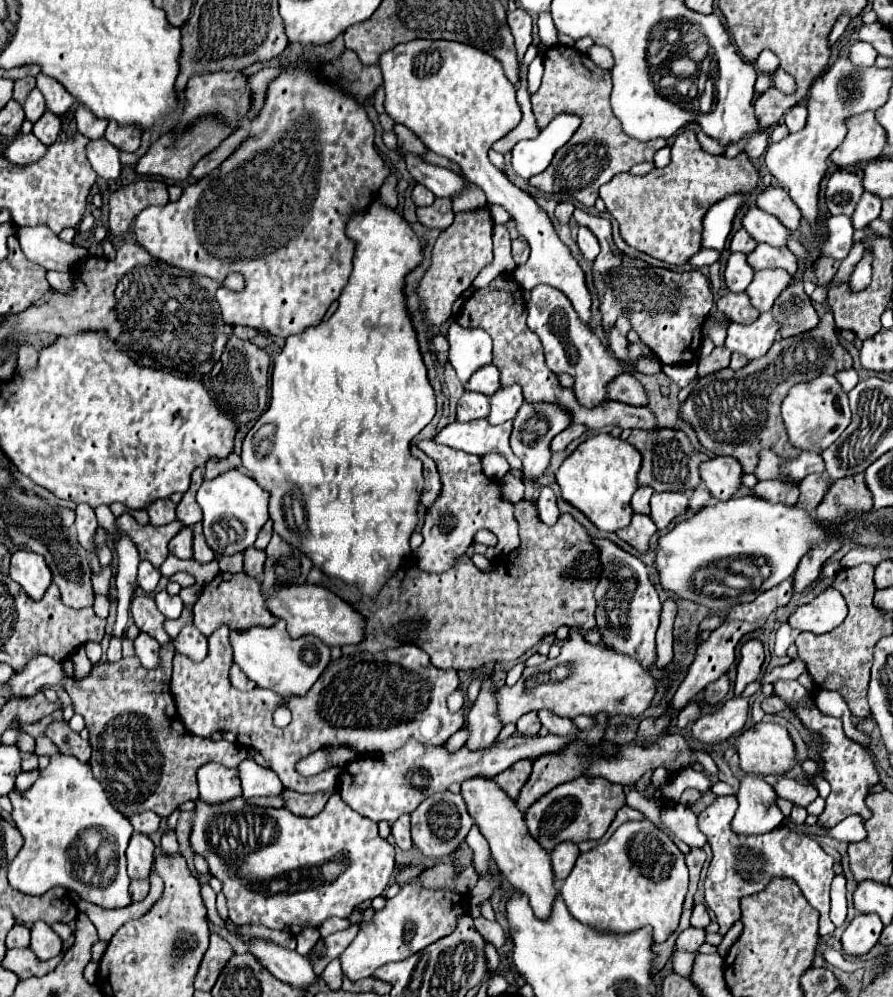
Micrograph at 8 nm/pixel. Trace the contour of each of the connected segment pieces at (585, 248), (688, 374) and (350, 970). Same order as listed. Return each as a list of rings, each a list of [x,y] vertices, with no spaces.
[[[579,227],[579,235],[577,235],[577,245],[583,253],[583,257],[587,261],[593,261],[597,255],[599,255],[599,241],[595,239],[595,235],[585,229],[585,227]]]
[[[695,359],[689,365],[663,365],[663,373],[671,377],[679,387],[687,387],[697,377],[698,359]]]
[[[411,863],[403,867],[395,883],[401,885],[399,893],[385,903],[381,911],[361,923],[361,929],[353,943],[341,953],[341,969],[343,975],[351,981],[359,981],[371,977],[375,969],[391,961],[403,961],[413,953],[425,949],[427,945],[435,943],[439,937],[449,935],[455,931],[459,917],[469,915],[469,899],[465,893],[451,891],[451,889],[425,889],[417,881],[417,877],[427,869],[425,863]]]

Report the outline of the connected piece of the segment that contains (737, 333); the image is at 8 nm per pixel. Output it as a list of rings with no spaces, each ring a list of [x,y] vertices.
[[[761,313],[757,321],[751,325],[731,323],[727,329],[725,347],[753,361],[753,359],[763,357],[769,351],[771,343],[775,341],[777,331],[779,331],[777,319],[771,313]]]

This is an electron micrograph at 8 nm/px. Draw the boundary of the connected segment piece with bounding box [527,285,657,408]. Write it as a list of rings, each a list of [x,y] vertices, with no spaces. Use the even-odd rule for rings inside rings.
[[[547,285],[533,287],[529,303],[527,303],[527,311],[529,311],[527,325],[541,339],[541,345],[545,349],[547,367],[553,373],[569,373],[575,379],[573,392],[578,401],[581,401],[579,403],[587,408],[593,408],[609,401],[606,385],[615,379],[615,375],[621,375],[627,371],[635,373],[635,361],[639,357],[649,355],[657,361],[657,355],[653,355],[653,351],[643,341],[629,343],[627,361],[613,357],[613,353],[607,349],[607,345],[593,331],[589,331],[583,323],[579,323],[579,317],[575,315],[571,301],[565,299],[565,295],[553,287],[547,287]]]

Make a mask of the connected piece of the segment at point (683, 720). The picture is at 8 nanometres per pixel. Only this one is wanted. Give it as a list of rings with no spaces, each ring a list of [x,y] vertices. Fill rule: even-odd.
[[[691,702],[686,706],[677,717],[677,727],[684,728],[689,721],[694,721],[700,718],[702,710],[699,706],[699,702]]]

